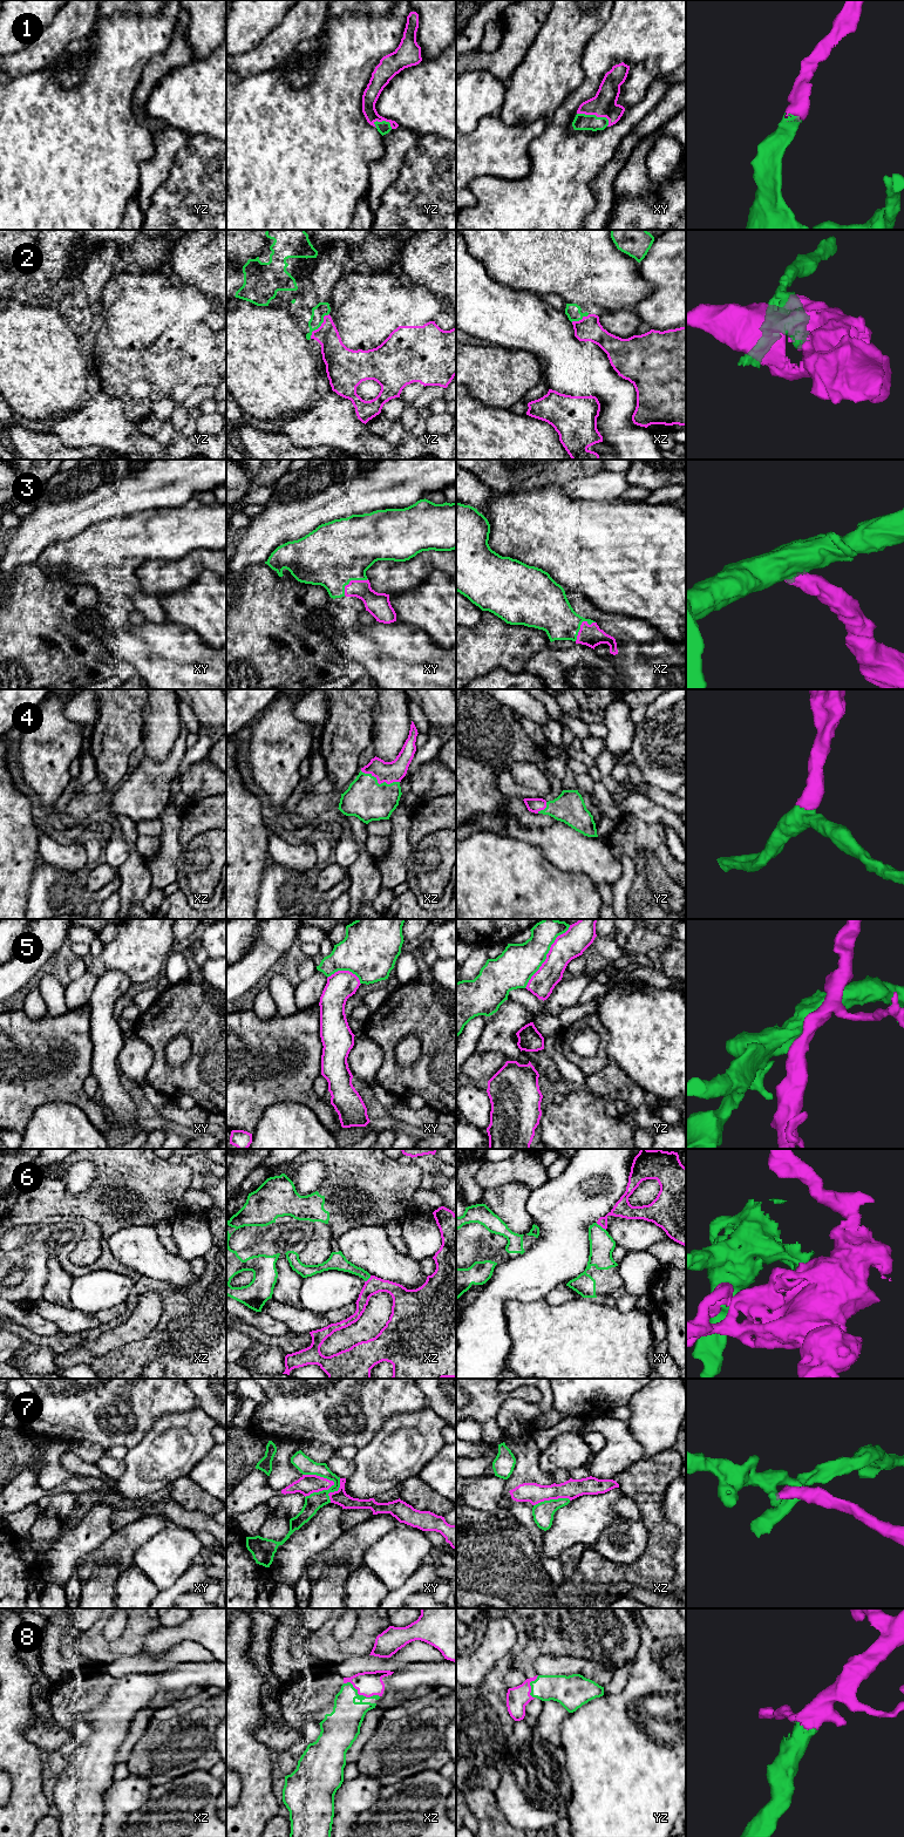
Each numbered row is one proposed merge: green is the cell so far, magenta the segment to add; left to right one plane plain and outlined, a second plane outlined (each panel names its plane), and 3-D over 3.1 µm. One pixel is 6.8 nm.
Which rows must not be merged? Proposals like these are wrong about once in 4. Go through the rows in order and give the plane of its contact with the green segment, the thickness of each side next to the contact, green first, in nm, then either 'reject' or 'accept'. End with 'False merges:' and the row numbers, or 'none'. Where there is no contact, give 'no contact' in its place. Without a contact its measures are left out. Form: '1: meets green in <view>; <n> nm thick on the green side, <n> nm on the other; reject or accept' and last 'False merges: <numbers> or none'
1: meets green in xy; 110 nm thick on the green side, 180 nm on the other; accept
2: meets green in yz; 100 nm thick on the green side, 190 nm on the other; reject
3: meets green in xy; 440 nm thick on the green side, 160 nm on the other; accept
4: meets green in xz; 280 nm thick on the green side, 140 nm on the other; accept
5: meets green in yz; 260 nm thick on the green side, 190 nm on the other; reject
6: meets green in xy; 170 nm thick on the green side, 120 nm on the other; reject
7: meets green in xy; 120 nm thick on the green side, 140 nm on the other; reject
8: meets green in xz; 240 nm thick on the green side, 170 nm on the other; accept
False merges: 2, 5, 6, 7

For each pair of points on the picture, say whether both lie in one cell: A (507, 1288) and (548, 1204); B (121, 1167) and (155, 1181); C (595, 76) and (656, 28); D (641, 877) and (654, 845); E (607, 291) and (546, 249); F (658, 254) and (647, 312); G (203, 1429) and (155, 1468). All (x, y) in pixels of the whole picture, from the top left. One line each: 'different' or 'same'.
A: same
B: same
C: same
D: same
E: same
F: same
G: same

